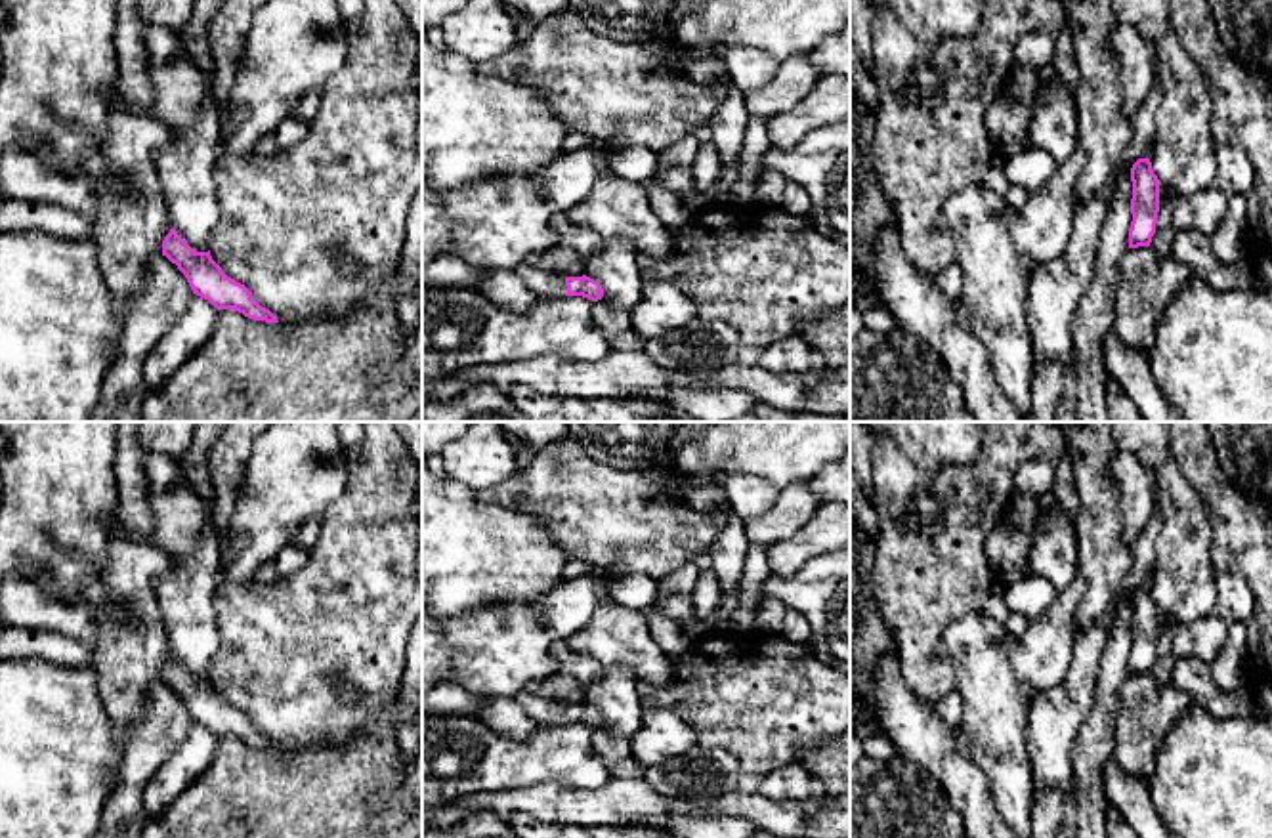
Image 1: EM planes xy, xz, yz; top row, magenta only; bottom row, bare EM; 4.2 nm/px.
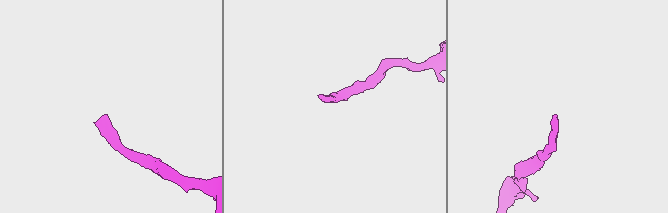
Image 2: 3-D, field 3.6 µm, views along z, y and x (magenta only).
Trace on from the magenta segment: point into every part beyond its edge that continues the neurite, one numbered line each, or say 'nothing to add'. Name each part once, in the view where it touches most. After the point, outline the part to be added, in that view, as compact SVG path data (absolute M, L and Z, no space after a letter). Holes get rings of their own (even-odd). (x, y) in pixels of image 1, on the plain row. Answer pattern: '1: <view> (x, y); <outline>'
1: xz (549, 712); M523 695L523 710L542 725L565 725L567 714L565 704L550 701L546 697Z

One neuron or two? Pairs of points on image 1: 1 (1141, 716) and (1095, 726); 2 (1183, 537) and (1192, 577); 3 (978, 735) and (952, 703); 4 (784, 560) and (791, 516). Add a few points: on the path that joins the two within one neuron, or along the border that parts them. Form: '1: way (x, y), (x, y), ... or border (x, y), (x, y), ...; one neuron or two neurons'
1: border (1129, 676), (1120, 690), (1112, 758); two neurons
2: way (1183, 546), (1183, 567); one neuron
3: border (957, 690), (961, 701), (957, 728); two neurons
4: border (820, 502), (801, 527), (766, 548); two neurons

